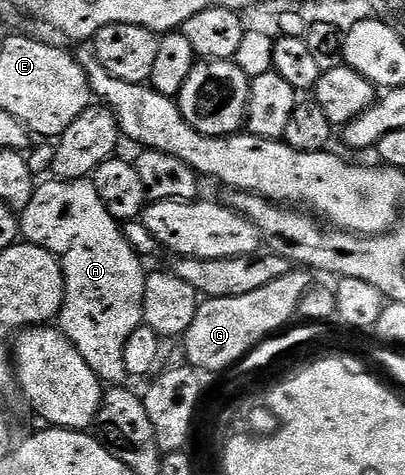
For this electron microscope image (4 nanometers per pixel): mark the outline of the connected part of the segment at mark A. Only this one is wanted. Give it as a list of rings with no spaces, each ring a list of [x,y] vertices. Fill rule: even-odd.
[[[89,177],[80,179],[68,179],[66,181],[49,180],[43,184],[35,185],[34,195],[29,201],[28,206],[20,211],[20,234],[25,241],[32,245],[42,246],[49,254],[53,254],[62,266],[62,275],[64,276],[64,300],[62,301],[62,313],[58,315],[56,322],[60,327],[66,339],[76,348],[76,352],[80,352],[80,356],[84,356],[88,360],[92,360],[92,365],[96,376],[101,378],[106,384],[122,384],[127,381],[128,375],[124,368],[124,344],[128,340],[128,336],[132,336],[132,332],[136,332],[138,326],[143,325],[142,305],[144,304],[144,284],[146,283],[147,267],[144,268],[143,259],[134,251],[132,244],[128,244],[128,240],[124,236],[121,225],[112,216],[112,212],[108,212],[108,208],[104,208],[104,200],[100,200],[100,192],[96,192],[93,181]]]

